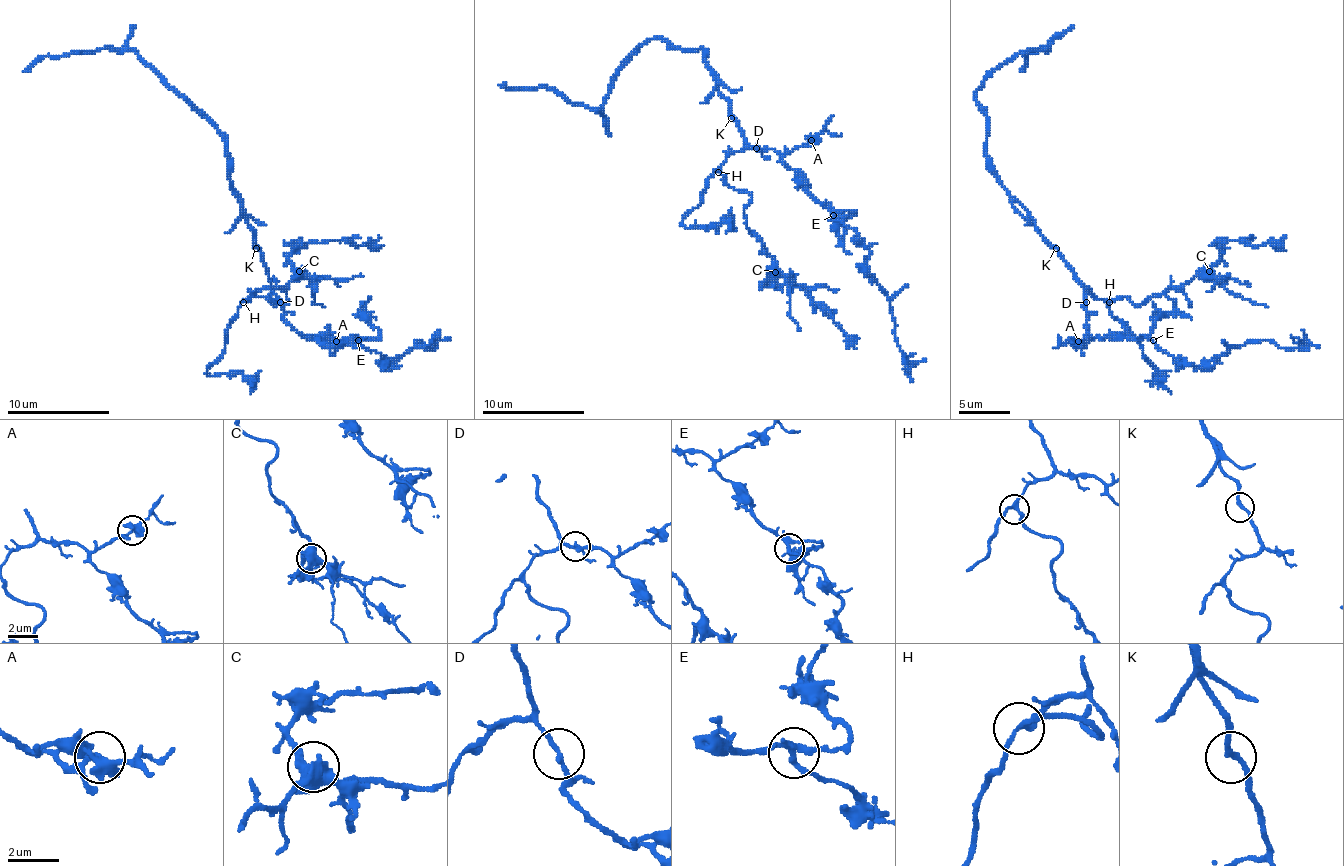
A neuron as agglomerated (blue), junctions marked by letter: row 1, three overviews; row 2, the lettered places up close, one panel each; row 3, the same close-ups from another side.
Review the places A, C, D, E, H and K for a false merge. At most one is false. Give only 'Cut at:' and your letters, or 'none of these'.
Cut at: none of these

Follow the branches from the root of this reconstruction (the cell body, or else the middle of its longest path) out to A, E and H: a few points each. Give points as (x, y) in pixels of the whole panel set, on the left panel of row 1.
A: (256, 245), (261, 250), (271, 291), (281, 302), (284, 317), (307, 337), (314, 337), (320, 343), (335, 340)
E: (256, 245), (284, 317), (304, 337), (332, 335), (337, 340), (358, 340)
H: (256, 245), (261, 250), (261, 261), (271, 284), (266, 289), (258, 289), (243, 302)

